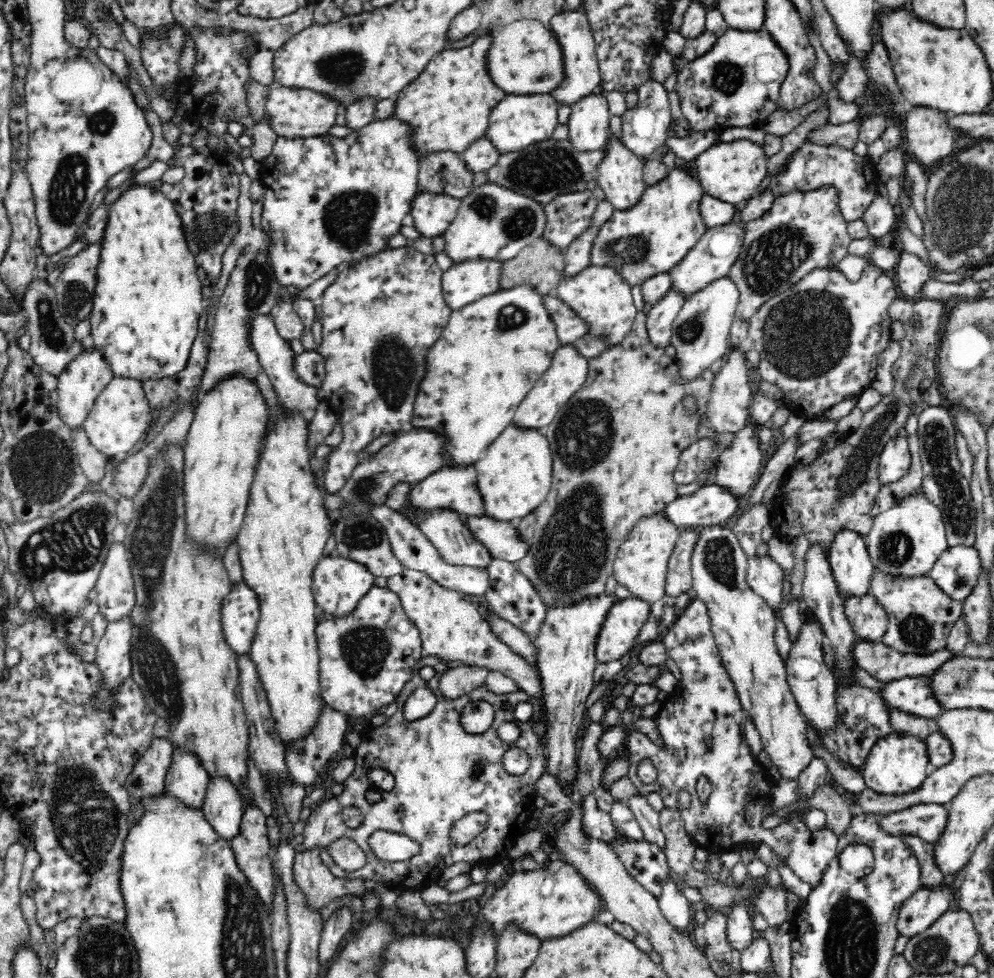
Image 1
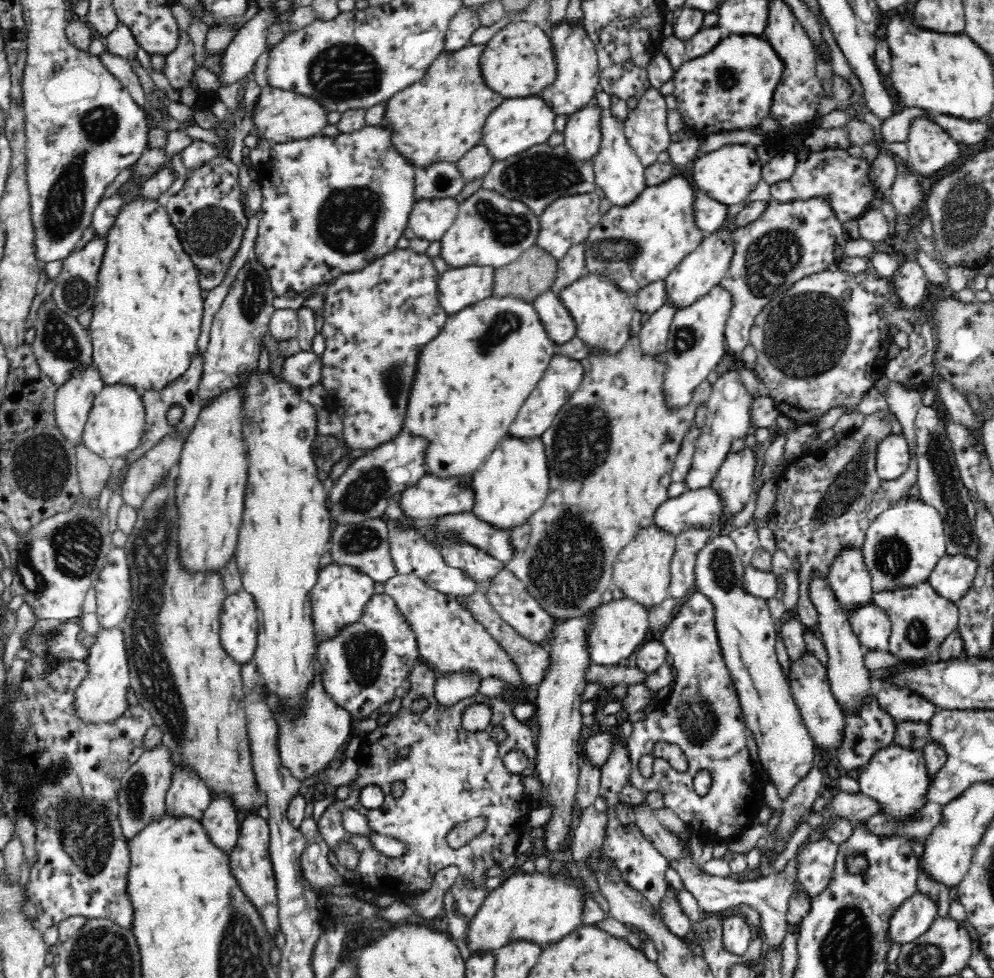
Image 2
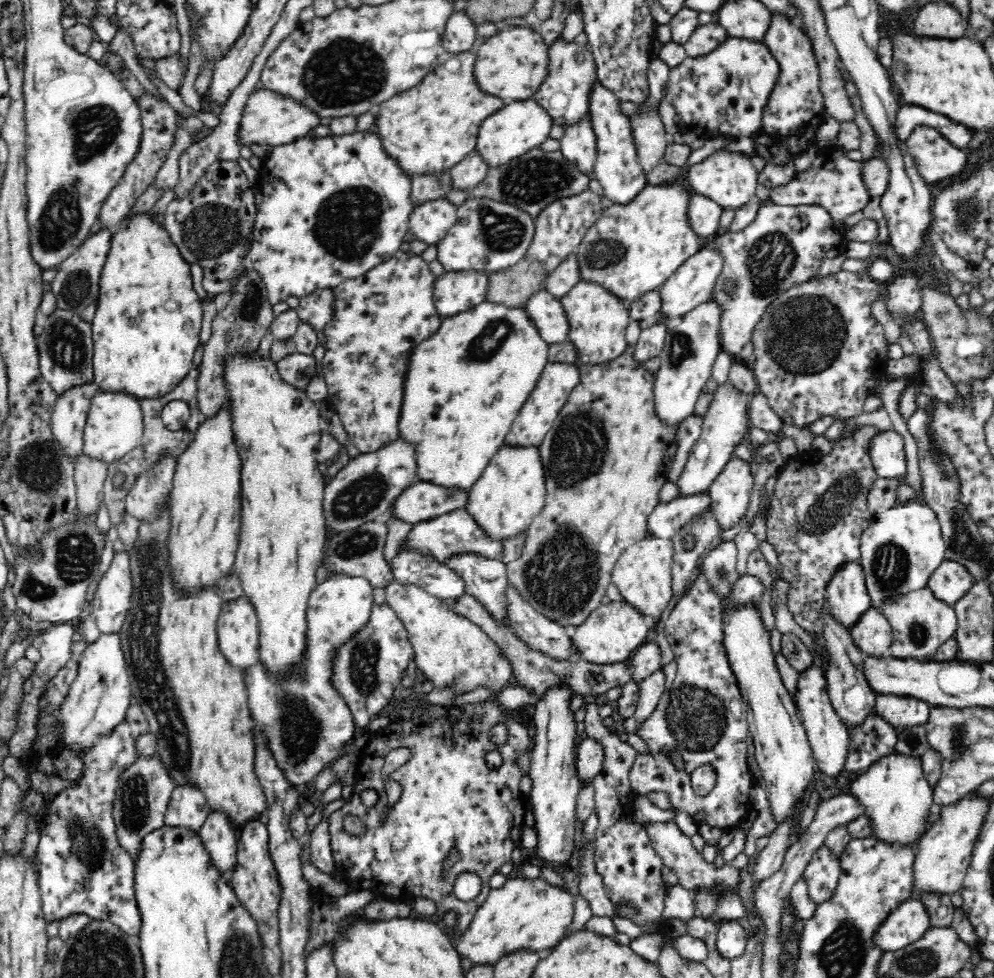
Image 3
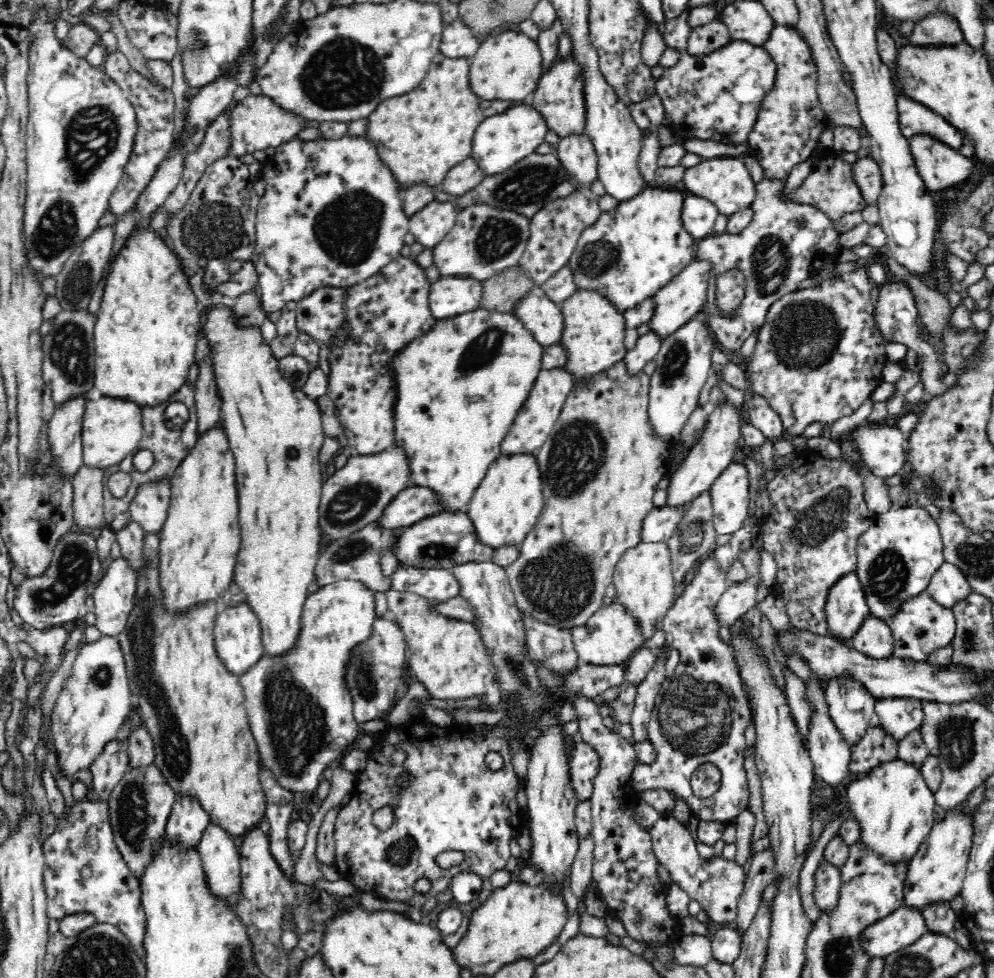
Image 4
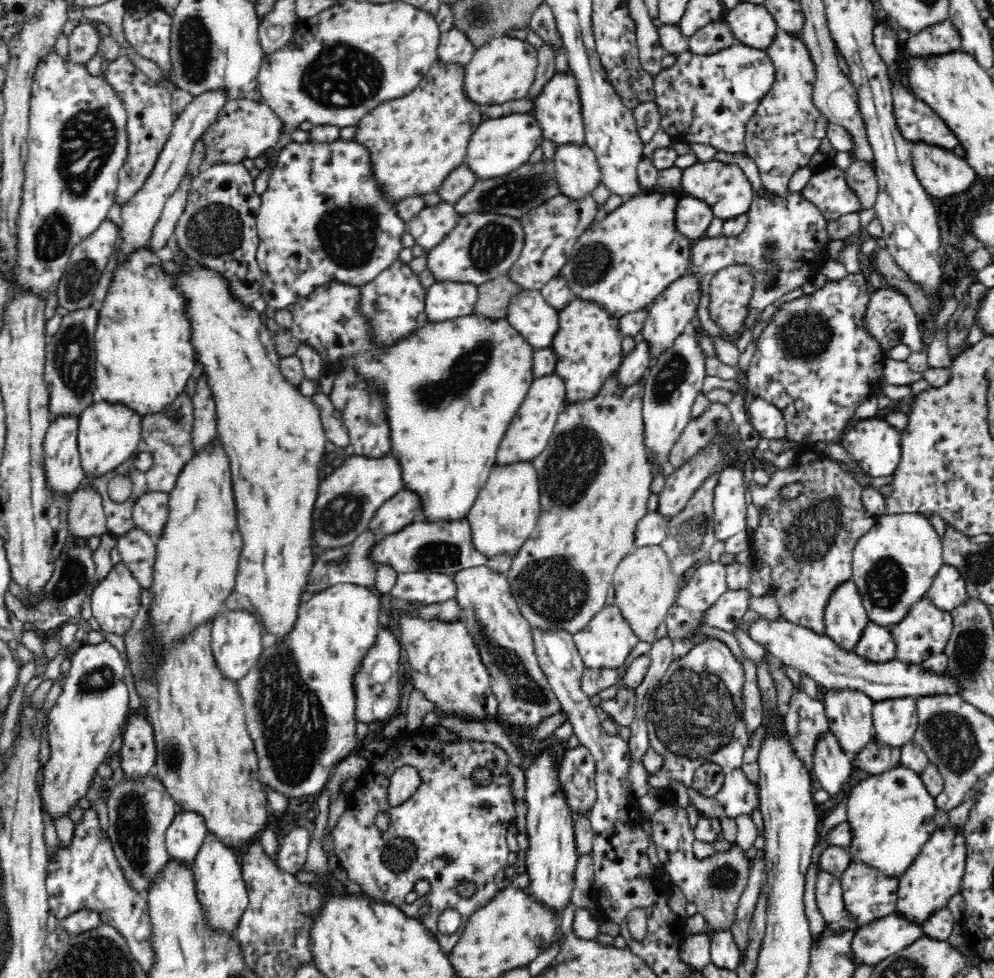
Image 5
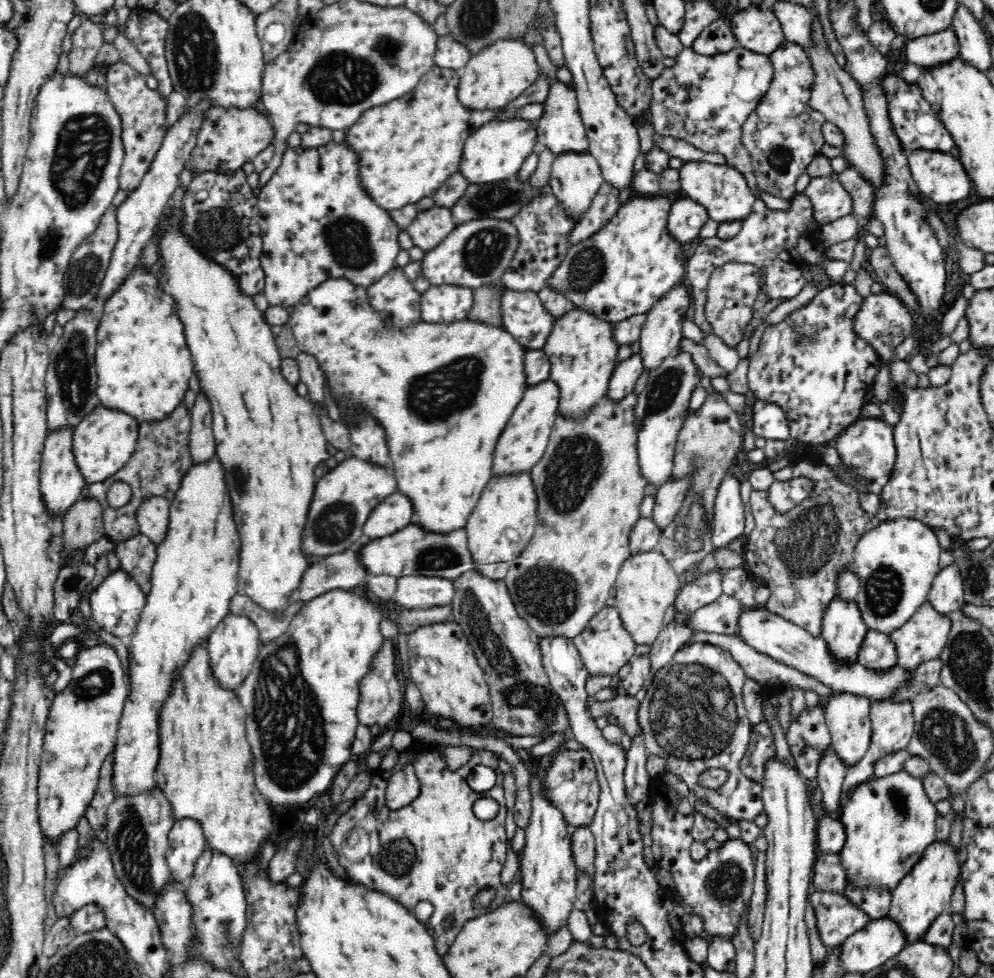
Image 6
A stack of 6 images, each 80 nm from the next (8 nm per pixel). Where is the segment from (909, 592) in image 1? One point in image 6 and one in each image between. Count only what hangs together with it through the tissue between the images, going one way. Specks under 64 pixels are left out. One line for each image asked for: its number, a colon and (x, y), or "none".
2: (921, 619)
3: (921, 622)
4: (920, 625)
5: (924, 631)
6: (922, 637)

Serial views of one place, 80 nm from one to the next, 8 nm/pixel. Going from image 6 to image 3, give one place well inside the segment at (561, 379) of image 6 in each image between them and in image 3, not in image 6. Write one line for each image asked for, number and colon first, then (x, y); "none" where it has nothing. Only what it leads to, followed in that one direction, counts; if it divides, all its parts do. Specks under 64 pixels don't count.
3: (598, 318)
4: (594, 328)
5: (588, 343)

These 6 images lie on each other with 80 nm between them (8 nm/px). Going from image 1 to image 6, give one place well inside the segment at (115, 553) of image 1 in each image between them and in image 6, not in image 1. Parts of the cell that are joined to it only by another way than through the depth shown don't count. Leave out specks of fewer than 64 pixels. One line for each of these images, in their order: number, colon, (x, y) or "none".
2: (113, 591)
3: (112, 600)
4: (113, 595)
5: (115, 599)
6: (116, 605)

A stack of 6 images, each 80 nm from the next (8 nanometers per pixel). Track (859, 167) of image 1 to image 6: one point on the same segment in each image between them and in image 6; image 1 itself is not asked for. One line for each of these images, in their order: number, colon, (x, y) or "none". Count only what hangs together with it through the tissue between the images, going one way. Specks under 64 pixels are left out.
2: (846, 181)
3: (834, 181)
4: (831, 186)
5: (828, 190)
6: (831, 201)

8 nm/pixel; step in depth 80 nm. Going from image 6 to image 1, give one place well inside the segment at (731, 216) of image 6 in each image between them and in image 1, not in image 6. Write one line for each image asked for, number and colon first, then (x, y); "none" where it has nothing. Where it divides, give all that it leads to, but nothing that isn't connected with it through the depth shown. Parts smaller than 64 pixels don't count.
1: (731, 171)
2: (729, 174)
3: (730, 179)
4: (724, 180)
5: (723, 186)

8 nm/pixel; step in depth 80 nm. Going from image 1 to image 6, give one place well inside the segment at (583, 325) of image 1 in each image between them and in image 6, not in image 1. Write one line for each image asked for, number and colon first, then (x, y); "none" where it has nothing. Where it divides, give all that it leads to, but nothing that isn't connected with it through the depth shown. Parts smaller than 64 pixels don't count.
2: (561, 327)
3: (546, 311)
4: (543, 316)
5: (529, 312)
6: (524, 315)

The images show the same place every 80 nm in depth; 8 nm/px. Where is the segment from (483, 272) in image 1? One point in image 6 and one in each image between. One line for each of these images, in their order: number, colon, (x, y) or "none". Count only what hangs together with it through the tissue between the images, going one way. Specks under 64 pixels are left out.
2: (458, 287)
3: (454, 291)
4: (451, 295)
5: (445, 300)
6: (444, 303)

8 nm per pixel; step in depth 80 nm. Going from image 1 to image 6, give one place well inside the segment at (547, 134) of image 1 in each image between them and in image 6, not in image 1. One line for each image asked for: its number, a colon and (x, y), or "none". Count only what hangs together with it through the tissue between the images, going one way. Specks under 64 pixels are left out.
2: (518, 123)
3: (518, 126)
4: (502, 139)
5: (499, 145)
6: (496, 151)

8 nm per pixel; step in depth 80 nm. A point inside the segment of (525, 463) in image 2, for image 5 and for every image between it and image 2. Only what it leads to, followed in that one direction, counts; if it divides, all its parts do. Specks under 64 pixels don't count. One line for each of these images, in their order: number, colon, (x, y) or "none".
3: (504, 500)
4: (504, 507)
5: (506, 509)

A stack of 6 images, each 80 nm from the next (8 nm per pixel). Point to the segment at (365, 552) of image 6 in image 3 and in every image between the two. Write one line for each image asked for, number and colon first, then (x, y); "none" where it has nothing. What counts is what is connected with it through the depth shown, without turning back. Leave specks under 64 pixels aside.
3: (455, 532)
4: (442, 541)
5: (445, 545)

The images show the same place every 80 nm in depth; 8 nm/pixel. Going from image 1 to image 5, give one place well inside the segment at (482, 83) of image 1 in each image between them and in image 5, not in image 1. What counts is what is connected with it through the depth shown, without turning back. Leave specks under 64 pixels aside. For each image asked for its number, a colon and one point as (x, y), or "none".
2: (442, 115)
3: (432, 126)
4: (423, 134)
5: (415, 141)

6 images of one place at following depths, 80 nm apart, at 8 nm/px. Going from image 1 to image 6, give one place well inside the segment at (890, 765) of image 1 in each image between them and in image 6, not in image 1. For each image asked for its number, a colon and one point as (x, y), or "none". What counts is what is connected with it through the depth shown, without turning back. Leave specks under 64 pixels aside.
2: (896, 775)
3: (894, 788)
4: (894, 804)
5: (892, 813)
6: (890, 820)

